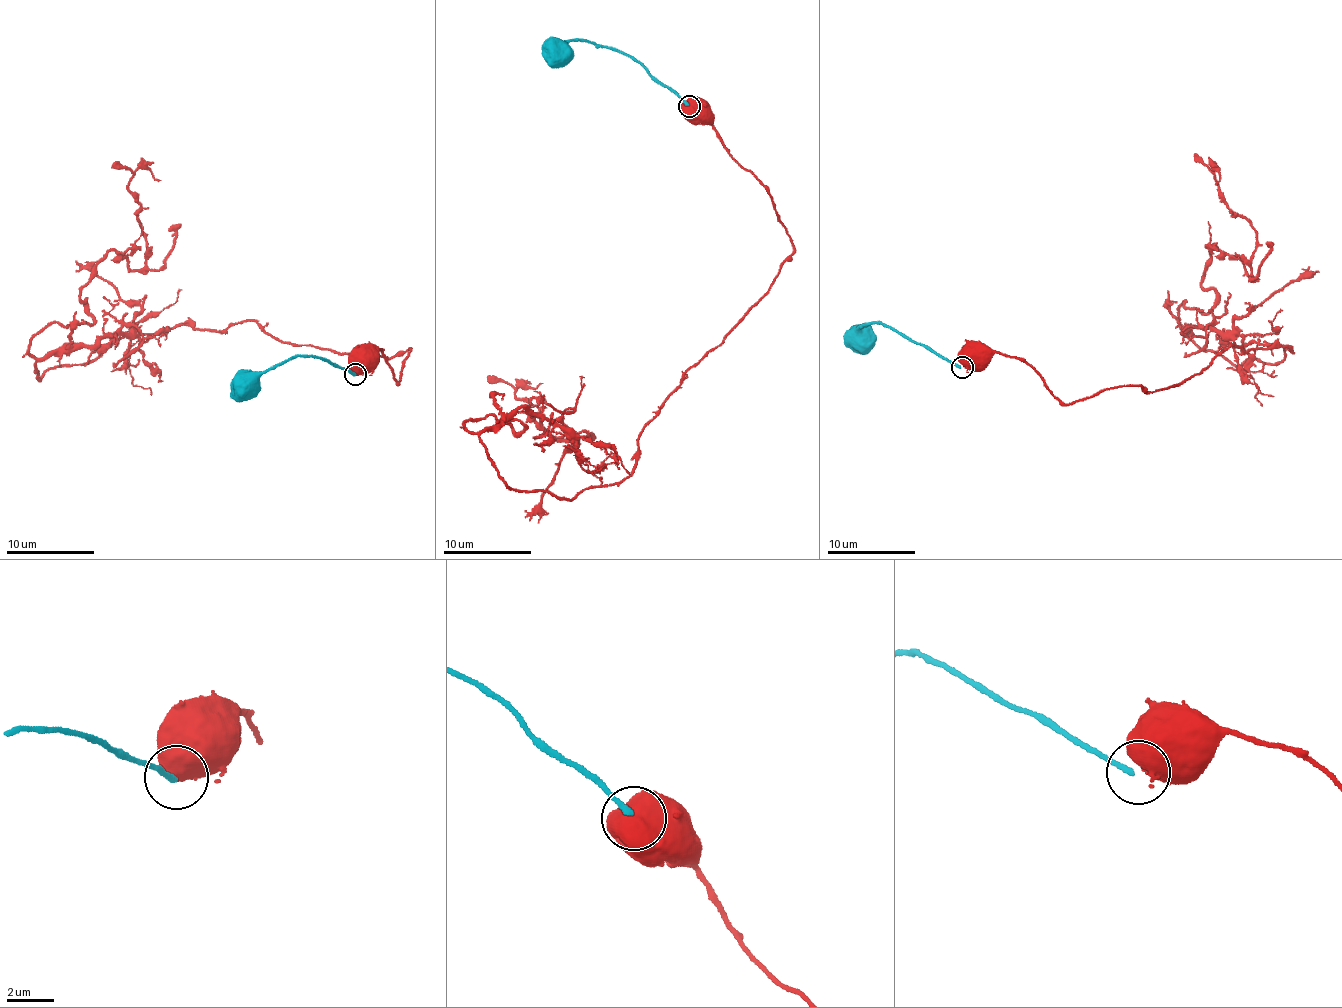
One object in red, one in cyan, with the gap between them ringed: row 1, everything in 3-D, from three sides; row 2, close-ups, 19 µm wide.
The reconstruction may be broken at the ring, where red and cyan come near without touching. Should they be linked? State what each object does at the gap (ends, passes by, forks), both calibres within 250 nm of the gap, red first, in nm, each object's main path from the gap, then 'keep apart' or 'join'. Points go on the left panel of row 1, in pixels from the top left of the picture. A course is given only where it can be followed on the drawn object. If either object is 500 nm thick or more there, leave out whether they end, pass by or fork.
800 nm thick on the red side, 240 nm on the other; red runs (356, 373), (355, 357), (360, 353), (364, 356); cyan runs (354, 373), (326, 360), (304, 355), (255, 372), (240, 385), (240, 391), (244, 388); keep apart

